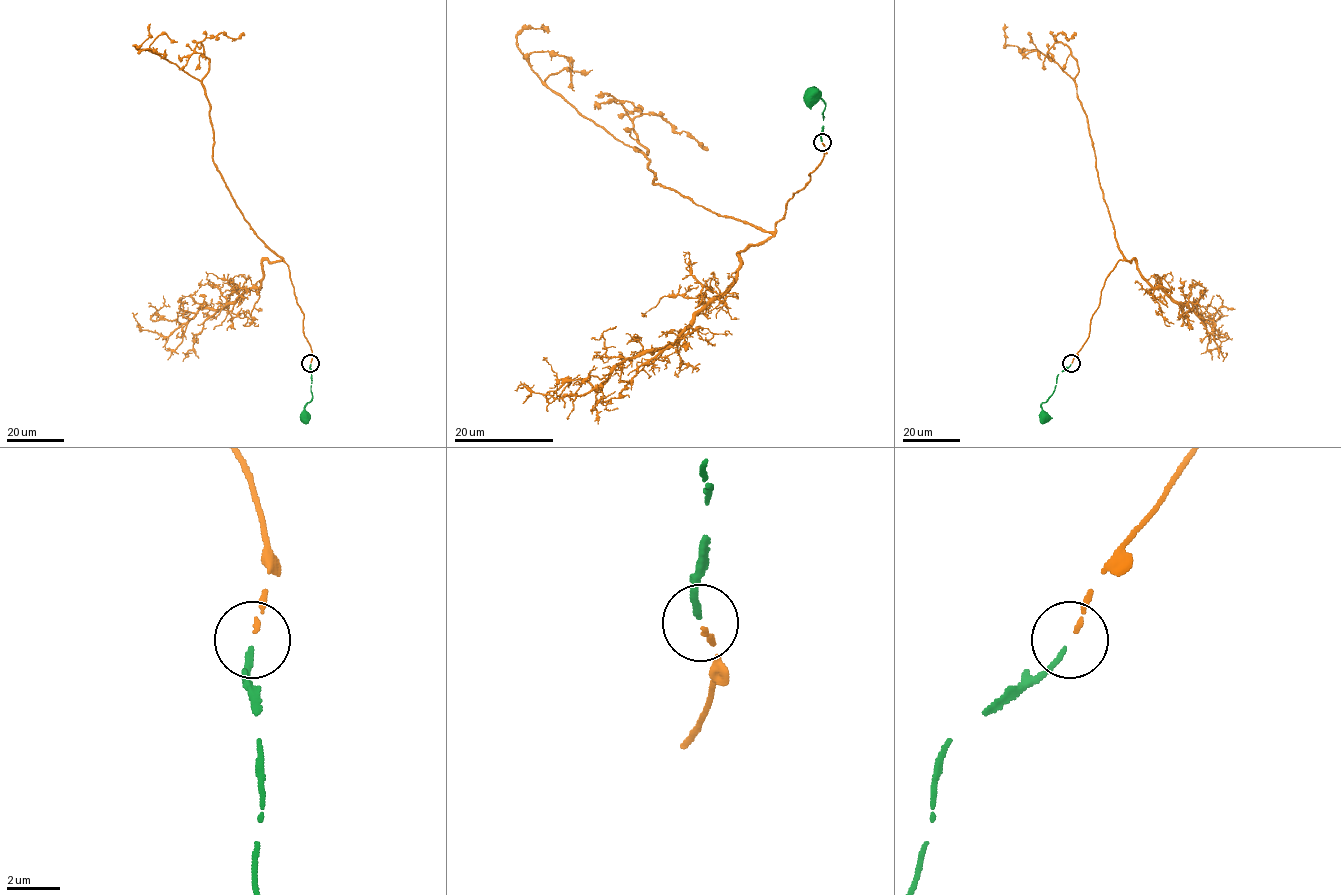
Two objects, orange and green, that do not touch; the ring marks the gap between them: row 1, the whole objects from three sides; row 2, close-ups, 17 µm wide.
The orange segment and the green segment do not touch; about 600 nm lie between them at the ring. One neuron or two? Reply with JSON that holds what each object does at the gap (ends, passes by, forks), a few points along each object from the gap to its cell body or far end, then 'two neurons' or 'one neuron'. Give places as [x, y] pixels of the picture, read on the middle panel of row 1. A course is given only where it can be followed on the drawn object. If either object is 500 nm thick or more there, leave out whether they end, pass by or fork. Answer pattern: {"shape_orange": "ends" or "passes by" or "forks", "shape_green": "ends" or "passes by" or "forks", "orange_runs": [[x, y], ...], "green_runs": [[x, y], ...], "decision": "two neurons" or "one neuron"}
{"shape_orange": "ends", "shape_green": "ends", "orange_runs": [[821, 142], [823, 160], [763, 232], [655, 185], [640, 151], [556, 94], [531, 53], [567, 57], [574, 90]], "green_runs": [[821, 141], [825, 103], [813, 93]], "decision": "one neuron"}

